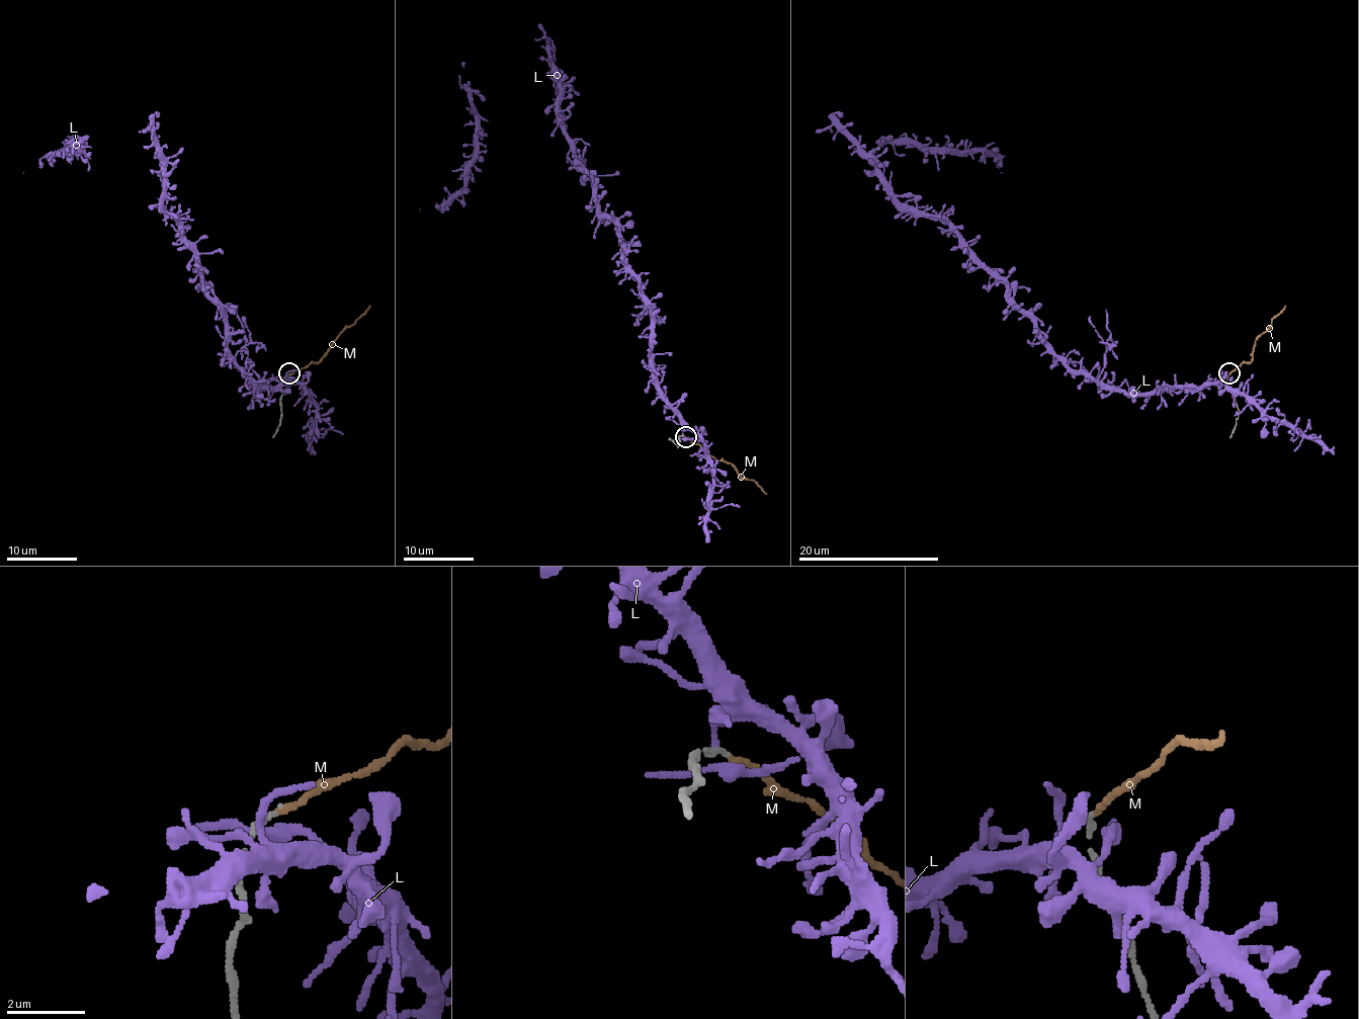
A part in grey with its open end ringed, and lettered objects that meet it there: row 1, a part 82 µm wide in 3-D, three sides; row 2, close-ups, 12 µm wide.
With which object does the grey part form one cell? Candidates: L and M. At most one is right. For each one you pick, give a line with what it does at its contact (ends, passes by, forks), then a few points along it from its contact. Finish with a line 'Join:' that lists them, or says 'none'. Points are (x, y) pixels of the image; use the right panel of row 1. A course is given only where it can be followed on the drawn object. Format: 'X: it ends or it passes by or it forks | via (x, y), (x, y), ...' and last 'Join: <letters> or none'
Join: none

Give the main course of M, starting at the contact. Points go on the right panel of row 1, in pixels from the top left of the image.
M: (1228, 375), (1248, 363), (1255, 340), (1269, 328), (1271, 321), (1285, 305)

